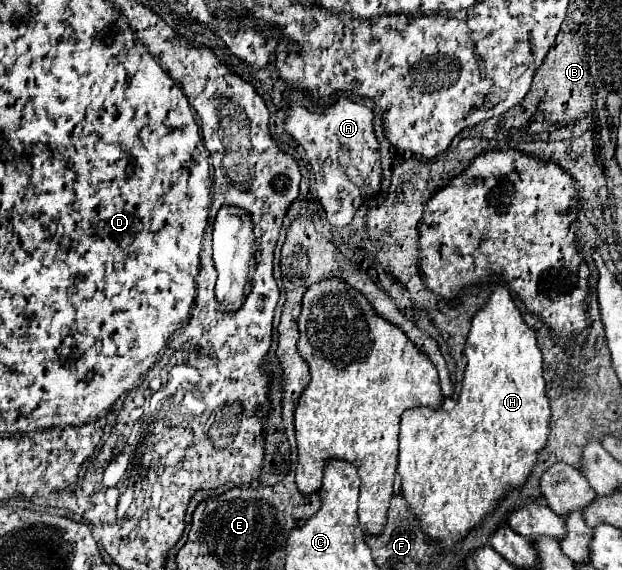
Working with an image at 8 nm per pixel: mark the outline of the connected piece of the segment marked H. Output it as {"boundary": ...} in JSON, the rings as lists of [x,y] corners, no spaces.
{"boundary":[[[497,284],[491,292],[491,296],[487,298],[487,302],[481,306],[479,312],[475,312],[473,320],[471,320],[471,328],[469,328],[469,336],[467,336],[467,342],[465,342],[465,356],[467,356],[467,368],[465,368],[465,374],[463,374],[463,386],[461,386],[461,392],[459,392],[459,398],[453,406],[453,410],[445,412],[445,408],[429,408],[429,406],[419,406],[419,408],[411,408],[411,410],[405,410],[403,416],[401,416],[401,434],[399,434],[399,476],[401,476],[401,492],[407,500],[407,504],[413,508],[413,512],[417,514],[419,522],[421,522],[421,528],[423,532],[431,538],[431,540],[437,540],[441,544],[455,544],[457,540],[461,540],[475,524],[481,522],[481,518],[485,514],[489,514],[497,500],[505,496],[505,492],[509,488],[515,488],[515,486],[521,486],[533,464],[535,464],[535,458],[537,458],[537,452],[545,446],[547,442],[547,436],[549,436],[549,416],[551,416],[551,410],[549,410],[549,402],[547,402],[547,396],[545,396],[545,380],[543,380],[543,360],[541,360],[541,350],[537,346],[537,336],[535,336],[535,330],[529,328],[519,312],[519,308],[515,306],[509,290],[501,284]]]}

